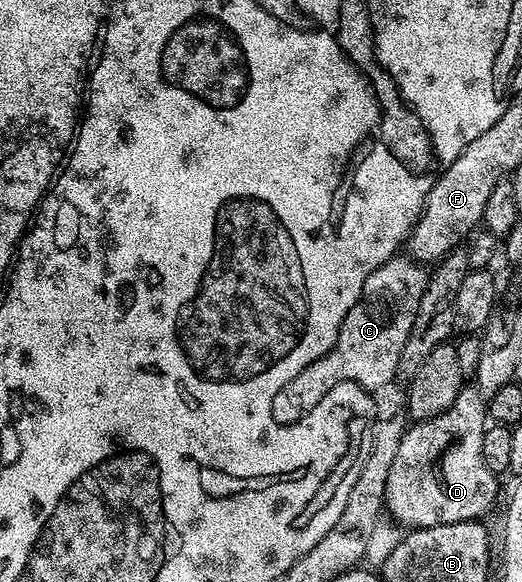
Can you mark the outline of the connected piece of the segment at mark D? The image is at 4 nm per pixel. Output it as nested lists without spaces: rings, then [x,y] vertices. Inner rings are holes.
[[[464,385],[457,393],[457,401],[453,401],[445,413],[432,419],[412,422],[397,445],[397,453],[389,469],[389,481],[385,485],[383,498],[386,514],[391,514],[390,518],[396,524],[407,529],[470,519],[479,521],[484,518],[482,515],[489,514],[499,495],[500,480],[489,469],[489,465],[485,465],[485,457],[481,457],[481,437],[488,426],[485,396],[474,385]]]

